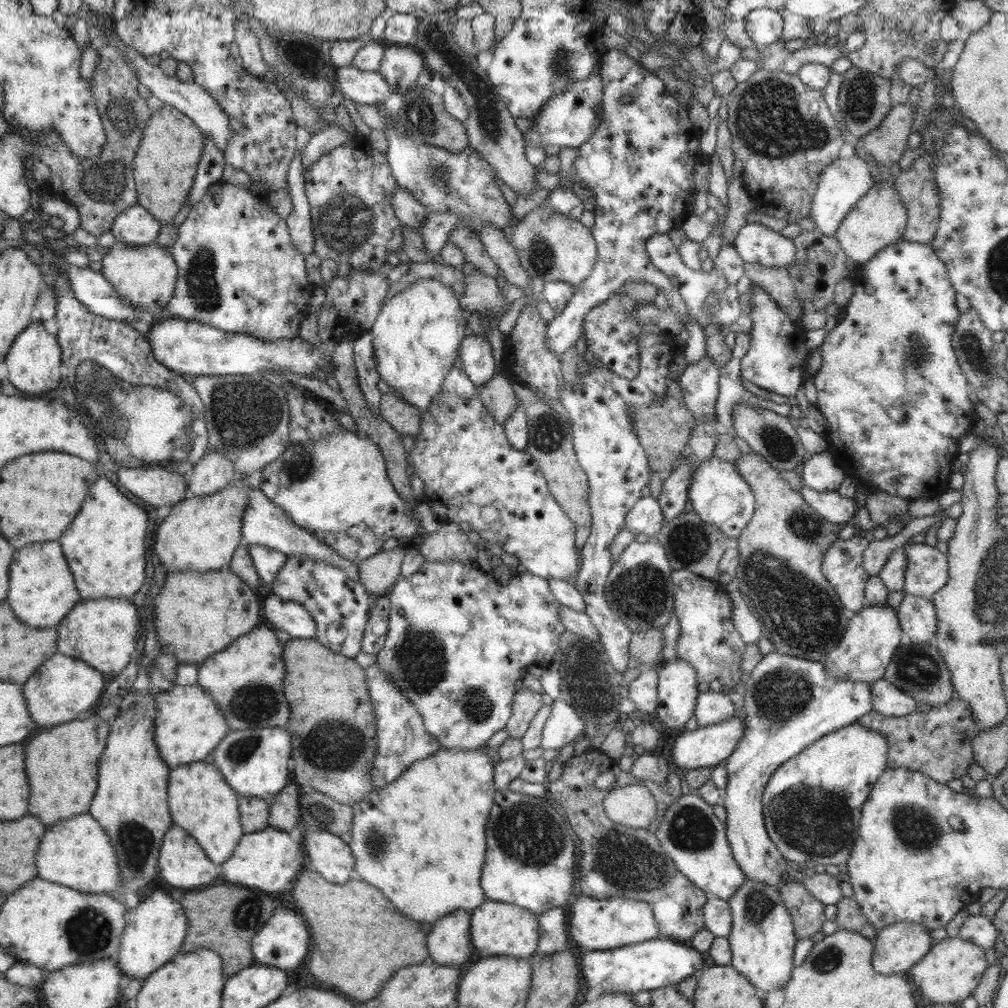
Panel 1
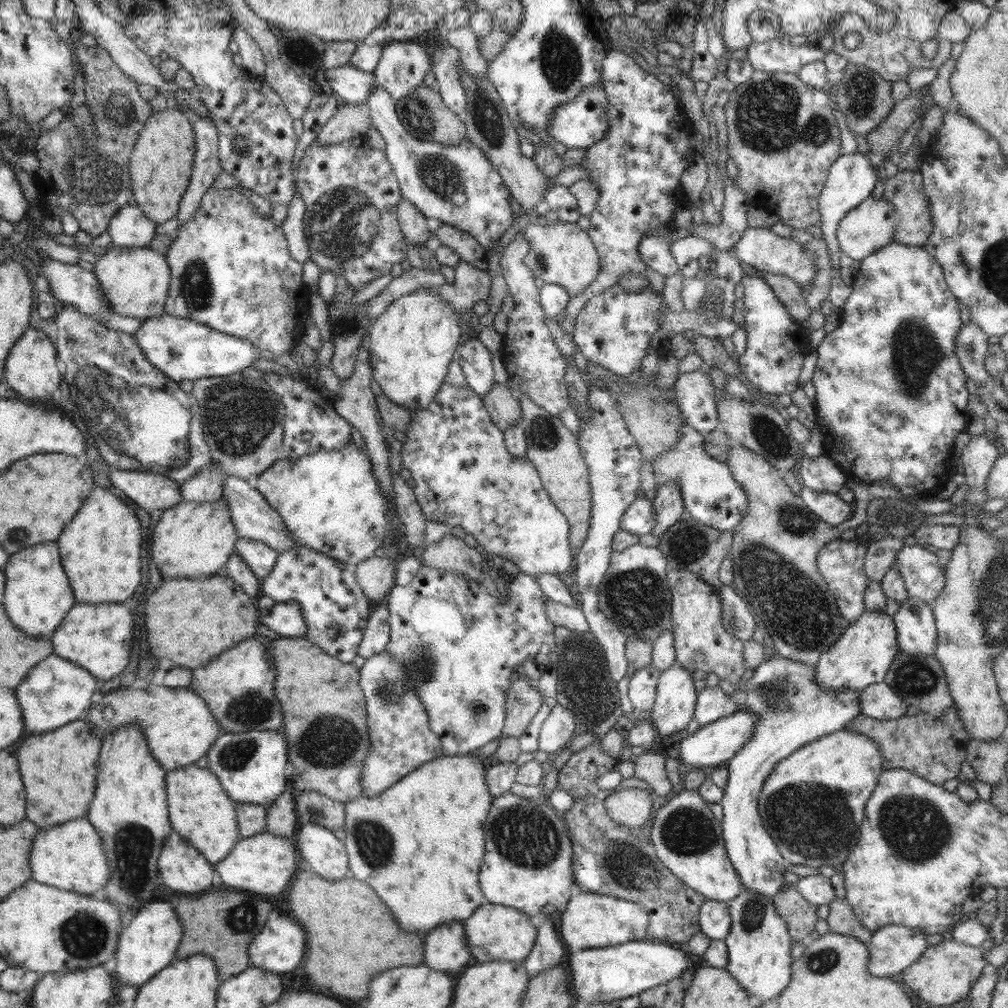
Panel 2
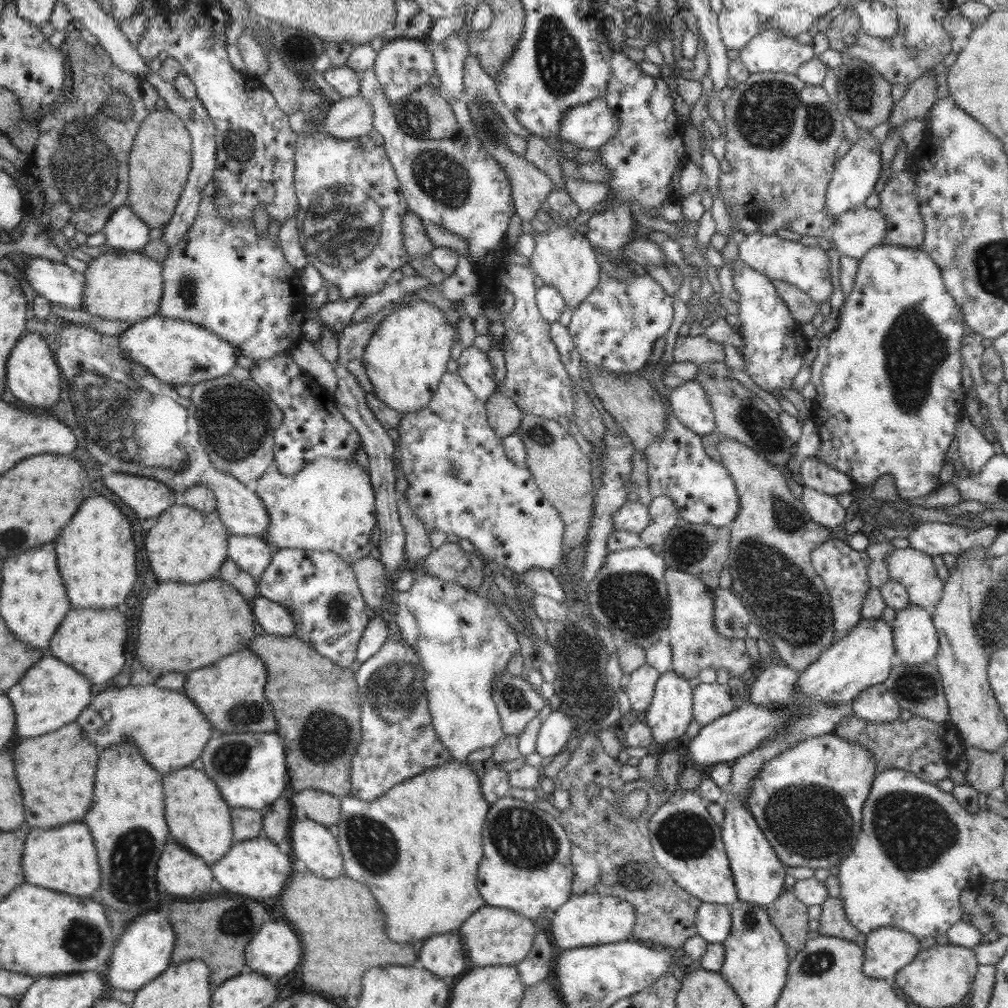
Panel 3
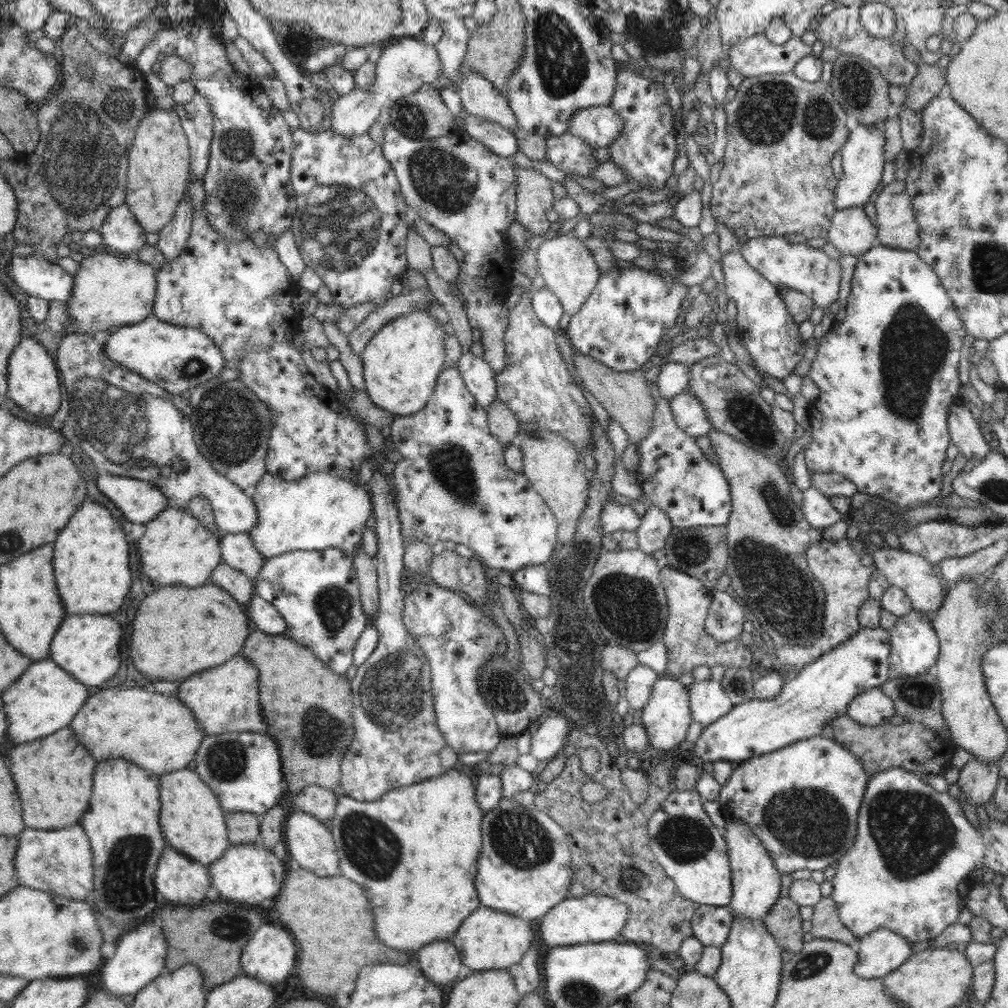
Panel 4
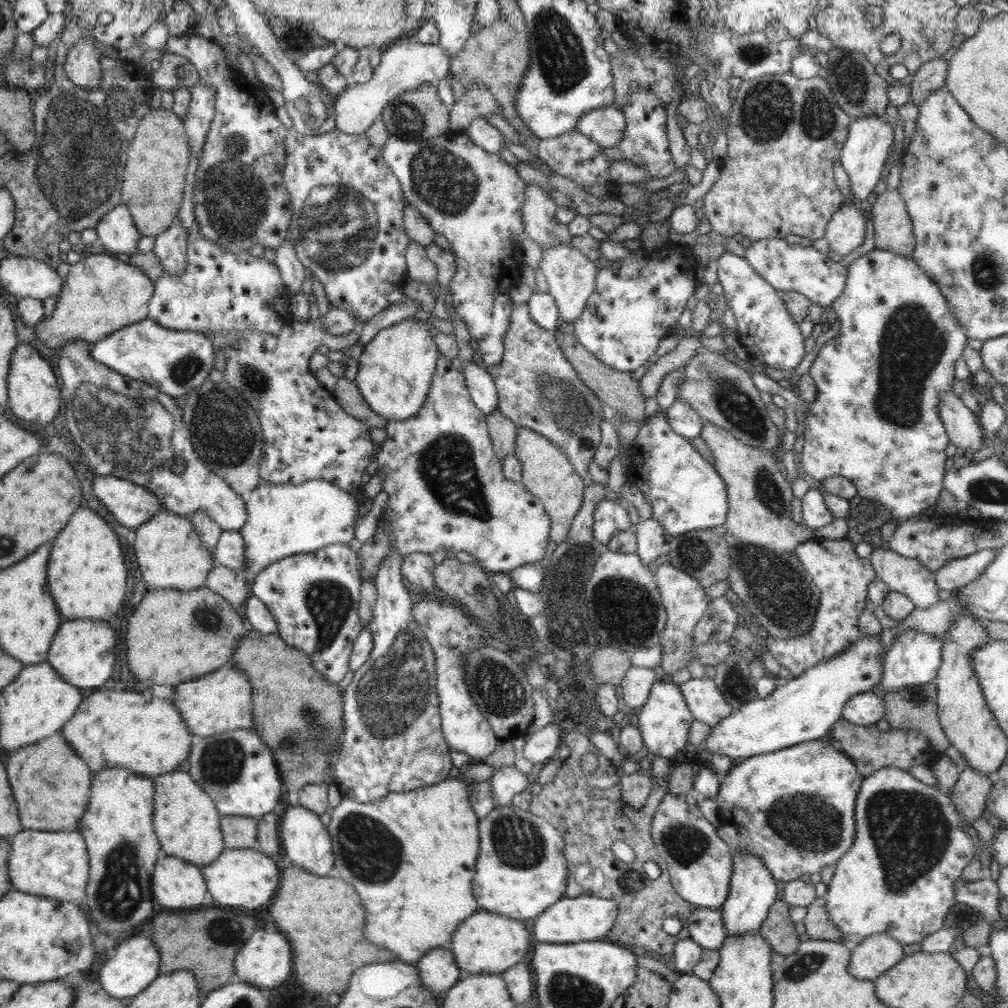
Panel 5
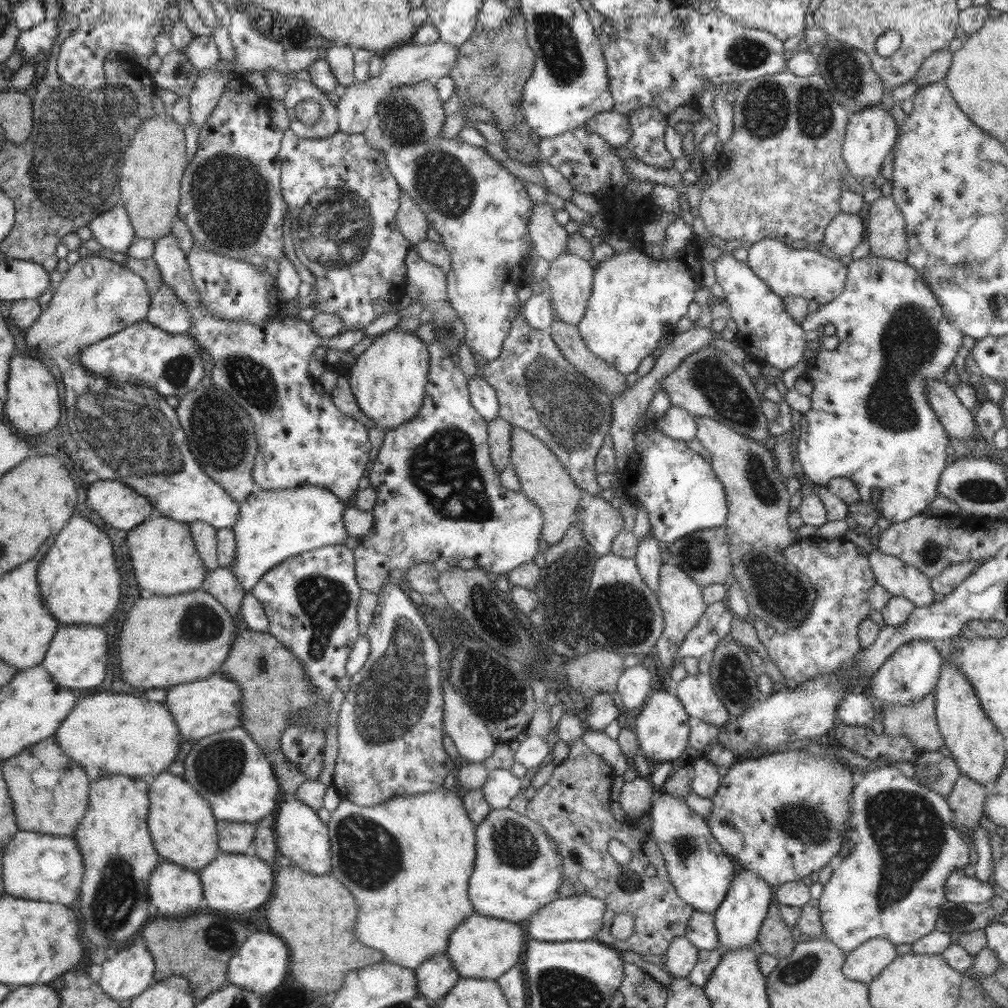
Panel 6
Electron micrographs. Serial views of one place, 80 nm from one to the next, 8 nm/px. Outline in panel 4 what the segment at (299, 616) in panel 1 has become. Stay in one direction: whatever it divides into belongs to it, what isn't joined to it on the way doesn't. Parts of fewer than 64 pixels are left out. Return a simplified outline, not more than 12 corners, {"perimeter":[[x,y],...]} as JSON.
{"perimeter":[[254,594],[249,620],[266,634],[284,634],[285,620],[273,604]]}

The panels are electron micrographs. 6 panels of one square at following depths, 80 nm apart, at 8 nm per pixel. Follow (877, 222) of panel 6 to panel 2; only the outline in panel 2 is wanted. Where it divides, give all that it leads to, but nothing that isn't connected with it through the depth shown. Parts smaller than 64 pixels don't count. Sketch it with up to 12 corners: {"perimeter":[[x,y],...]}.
{"perimeter":[[919,170],[899,171],[883,197],[899,216],[893,240],[924,246],[933,229]]}

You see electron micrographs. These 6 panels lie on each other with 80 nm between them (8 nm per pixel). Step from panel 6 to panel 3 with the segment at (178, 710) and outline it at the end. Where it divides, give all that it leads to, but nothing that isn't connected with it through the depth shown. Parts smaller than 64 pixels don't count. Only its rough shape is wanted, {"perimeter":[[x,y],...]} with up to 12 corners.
{"perimeter":[[246,646],[187,673],[216,733],[272,733],[267,670]]}

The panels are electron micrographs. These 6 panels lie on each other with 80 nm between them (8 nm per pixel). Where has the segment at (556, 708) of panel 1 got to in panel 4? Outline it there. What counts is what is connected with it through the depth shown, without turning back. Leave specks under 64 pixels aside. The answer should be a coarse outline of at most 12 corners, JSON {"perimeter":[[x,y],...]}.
{"perimeter":[[553,712],[532,732],[530,754],[554,759],[566,745],[570,721]]}

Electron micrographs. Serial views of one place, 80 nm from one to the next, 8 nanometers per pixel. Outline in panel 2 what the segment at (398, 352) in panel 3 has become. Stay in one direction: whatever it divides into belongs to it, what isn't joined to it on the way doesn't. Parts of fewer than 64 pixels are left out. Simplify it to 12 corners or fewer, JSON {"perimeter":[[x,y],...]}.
{"perimeter":[[437,291],[373,320],[372,378],[398,406],[428,408],[465,337]]}

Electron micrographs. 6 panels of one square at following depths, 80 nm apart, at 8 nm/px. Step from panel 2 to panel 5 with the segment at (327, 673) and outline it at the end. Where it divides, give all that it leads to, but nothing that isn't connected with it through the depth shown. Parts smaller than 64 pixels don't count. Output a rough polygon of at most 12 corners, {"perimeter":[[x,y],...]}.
{"perimeter":[[277,634],[228,663],[286,790],[330,785],[343,693]]}

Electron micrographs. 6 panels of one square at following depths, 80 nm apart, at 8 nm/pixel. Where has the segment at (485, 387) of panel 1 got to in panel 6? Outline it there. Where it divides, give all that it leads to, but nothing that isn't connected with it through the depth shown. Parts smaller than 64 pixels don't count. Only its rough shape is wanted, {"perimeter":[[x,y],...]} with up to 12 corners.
{"perimeter":[[488,422],[491,460],[500,474],[511,457],[511,424]]}

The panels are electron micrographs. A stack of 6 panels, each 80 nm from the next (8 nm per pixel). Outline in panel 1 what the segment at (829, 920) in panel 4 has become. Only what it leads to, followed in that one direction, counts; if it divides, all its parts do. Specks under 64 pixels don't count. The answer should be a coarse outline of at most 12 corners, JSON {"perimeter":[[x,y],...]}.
{"perimeter":[[853,897],[835,905],[839,929],[871,940],[878,929],[867,921]]}

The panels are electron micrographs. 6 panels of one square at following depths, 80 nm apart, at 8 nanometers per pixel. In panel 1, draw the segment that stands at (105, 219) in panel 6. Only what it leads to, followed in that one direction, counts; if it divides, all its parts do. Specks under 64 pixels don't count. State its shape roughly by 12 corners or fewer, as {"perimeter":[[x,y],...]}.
{"perimeter":[[136,204],[117,216],[118,242],[150,244],[161,226]]}

